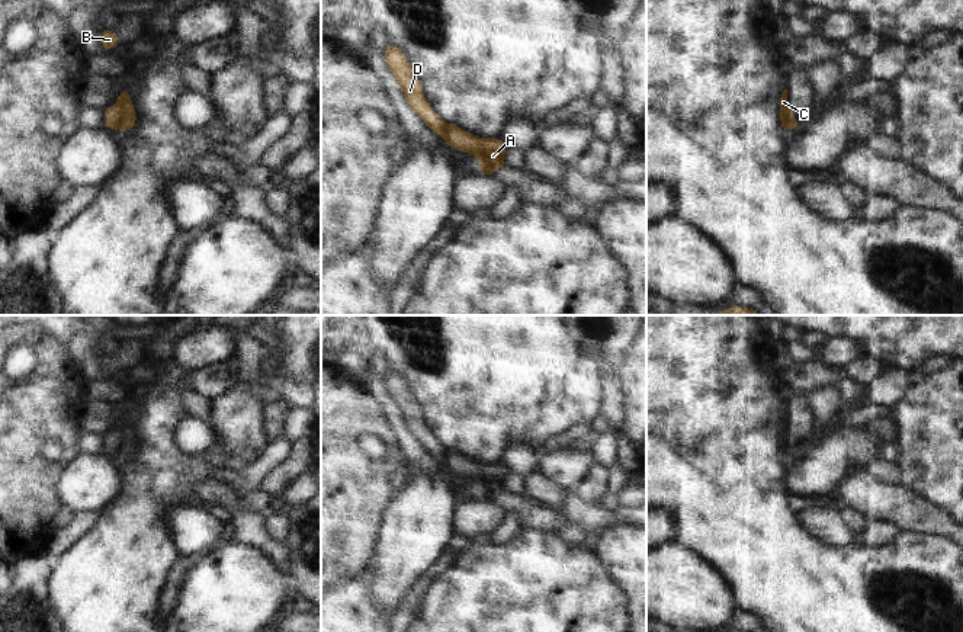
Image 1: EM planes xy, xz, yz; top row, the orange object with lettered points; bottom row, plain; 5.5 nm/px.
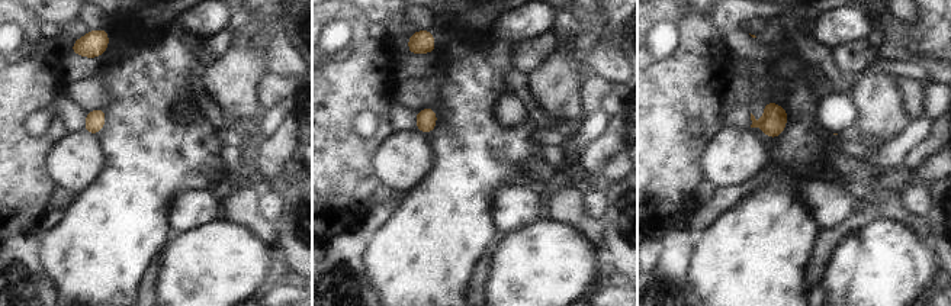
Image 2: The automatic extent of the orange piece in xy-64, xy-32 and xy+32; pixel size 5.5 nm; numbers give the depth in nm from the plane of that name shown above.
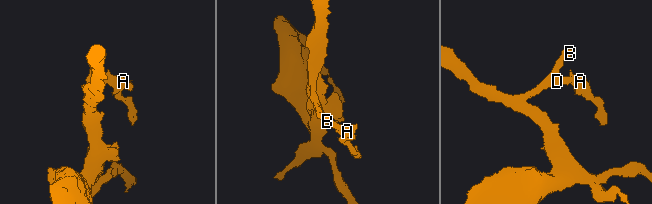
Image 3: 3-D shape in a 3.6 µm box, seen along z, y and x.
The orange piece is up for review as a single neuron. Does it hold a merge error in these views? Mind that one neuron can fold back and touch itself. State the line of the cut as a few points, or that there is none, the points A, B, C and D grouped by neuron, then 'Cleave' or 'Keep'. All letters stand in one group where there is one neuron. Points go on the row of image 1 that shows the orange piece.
Split along xy (116, 105), (119, 109), (119, 128). Groups: A C / B D. Cleave.

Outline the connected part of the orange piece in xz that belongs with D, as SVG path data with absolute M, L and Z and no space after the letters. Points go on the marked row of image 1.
M388 44L383 58L388 70L398 81L407 103L411 106L415 115L426 122L431 132L436 135L443 134L446 122L437 116L430 103L426 100L420 80L411 68L405 54L398 46Z

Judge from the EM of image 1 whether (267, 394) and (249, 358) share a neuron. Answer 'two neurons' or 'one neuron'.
two neurons

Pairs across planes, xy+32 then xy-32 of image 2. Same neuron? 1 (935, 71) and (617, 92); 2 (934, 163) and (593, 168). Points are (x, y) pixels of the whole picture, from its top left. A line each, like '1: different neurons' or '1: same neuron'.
1: different neurons
2: different neurons

